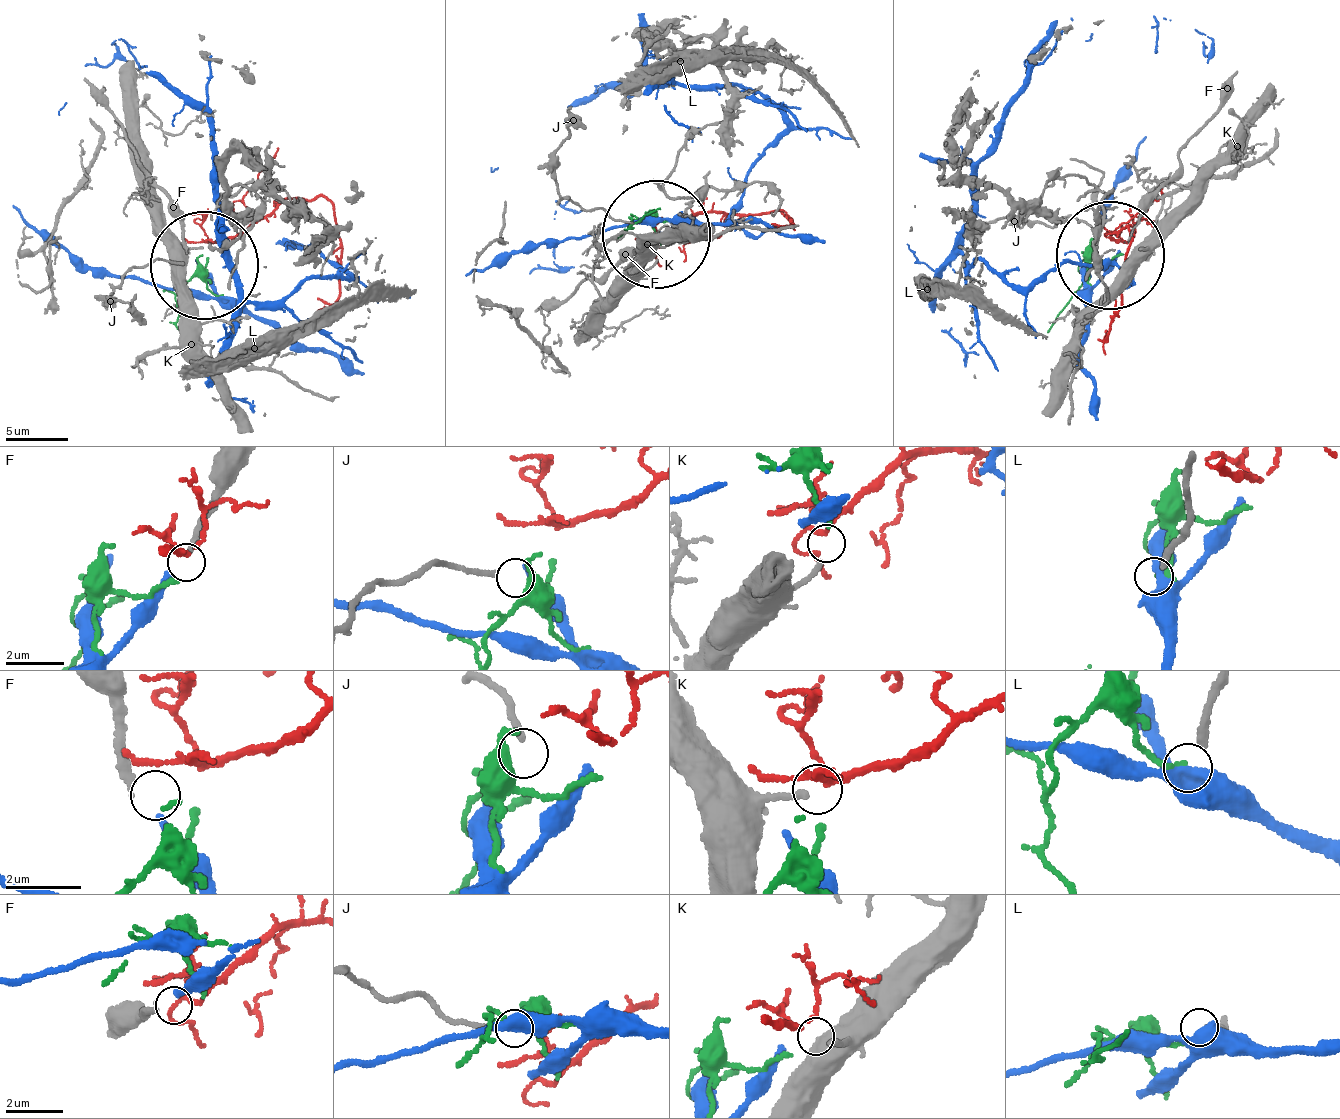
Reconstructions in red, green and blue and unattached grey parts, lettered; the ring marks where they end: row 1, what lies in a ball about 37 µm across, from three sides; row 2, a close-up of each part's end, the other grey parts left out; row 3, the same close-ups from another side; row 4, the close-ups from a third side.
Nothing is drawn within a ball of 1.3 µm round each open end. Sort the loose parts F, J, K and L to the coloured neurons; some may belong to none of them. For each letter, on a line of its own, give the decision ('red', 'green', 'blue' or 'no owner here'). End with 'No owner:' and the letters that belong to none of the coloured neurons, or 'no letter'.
F: blue
J: no owner here
K: red
L: no owner here
No owner: J, L

